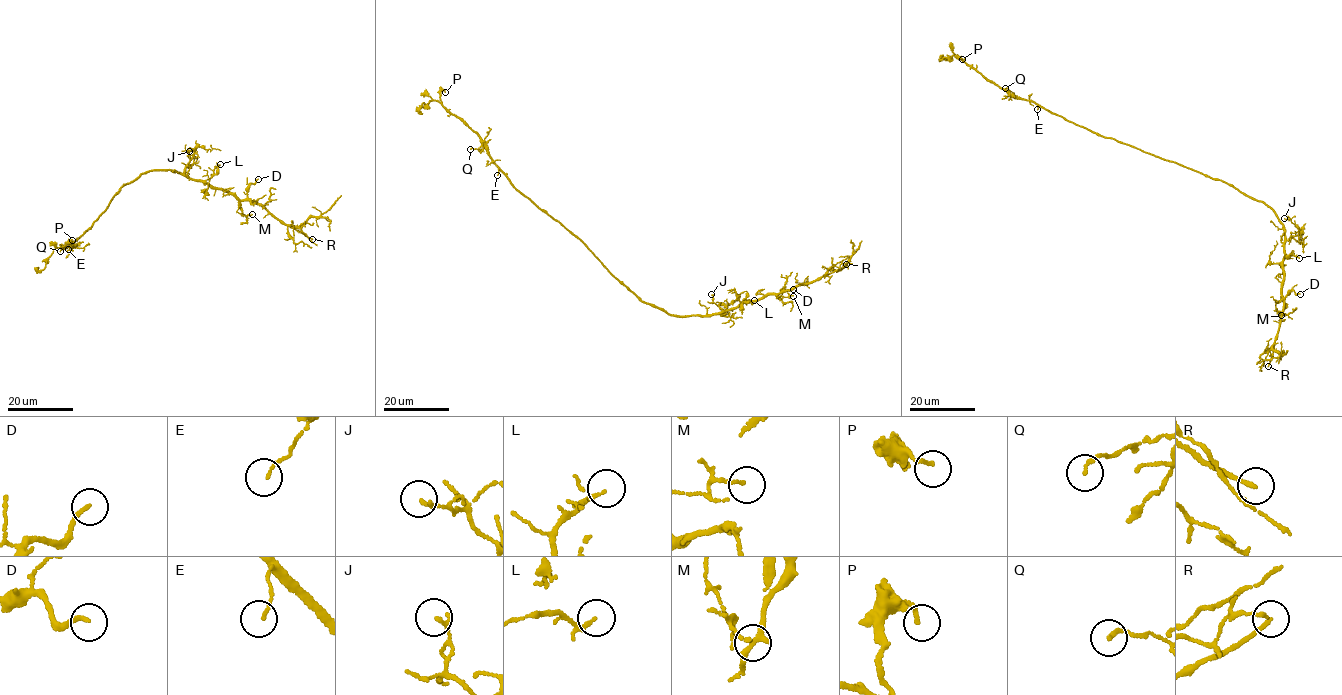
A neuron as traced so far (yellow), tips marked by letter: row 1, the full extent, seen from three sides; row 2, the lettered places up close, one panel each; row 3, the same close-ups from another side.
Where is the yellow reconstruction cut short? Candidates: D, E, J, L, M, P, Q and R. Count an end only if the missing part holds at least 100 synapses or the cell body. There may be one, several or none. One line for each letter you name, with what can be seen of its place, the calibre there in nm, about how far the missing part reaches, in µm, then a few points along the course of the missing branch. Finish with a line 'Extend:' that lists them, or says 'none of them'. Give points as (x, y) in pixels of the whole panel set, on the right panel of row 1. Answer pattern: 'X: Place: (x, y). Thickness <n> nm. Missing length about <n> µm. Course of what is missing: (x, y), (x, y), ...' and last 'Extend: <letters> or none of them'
R: Place: (1268, 366). Thickness 150 nm. Missing length about 15 µm. Course of what is missing: (1268, 366), (1263, 385), (1251, 395)
Extend: R

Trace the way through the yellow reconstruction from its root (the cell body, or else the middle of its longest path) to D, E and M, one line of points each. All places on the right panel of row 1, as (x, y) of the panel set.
D: (1200, 174), (1224, 181), (1262, 201), (1274, 212), (1285, 232), (1281, 294), (1284, 297), (1293, 290), (1300, 294)
E: (1200, 174), (1101, 136), (1039, 106), (1037, 109)
M: (1200, 174), (1224, 181), (1262, 201), (1281, 222), (1285, 232), (1284, 278), (1281, 300), (1275, 307), (1281, 315)

